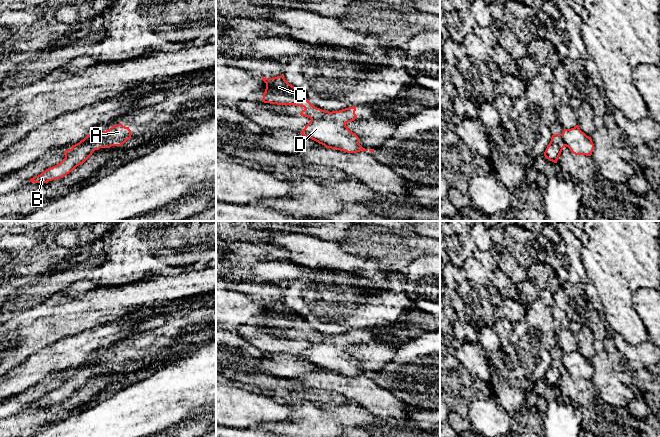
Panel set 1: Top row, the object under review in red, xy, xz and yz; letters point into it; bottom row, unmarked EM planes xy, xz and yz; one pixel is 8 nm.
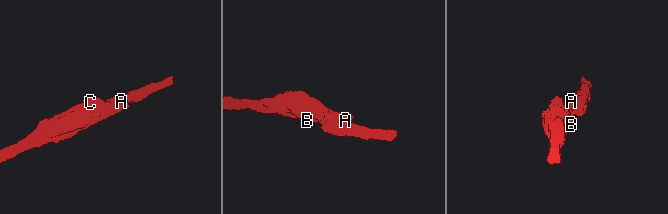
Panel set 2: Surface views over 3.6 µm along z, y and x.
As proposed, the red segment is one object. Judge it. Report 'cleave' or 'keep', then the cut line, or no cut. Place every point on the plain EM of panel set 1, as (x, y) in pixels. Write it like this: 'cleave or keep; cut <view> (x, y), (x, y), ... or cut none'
cleave; cut xz (311, 342), (325, 342), (345, 348)

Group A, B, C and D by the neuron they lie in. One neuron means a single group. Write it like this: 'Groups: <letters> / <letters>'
Groups: A B C / D

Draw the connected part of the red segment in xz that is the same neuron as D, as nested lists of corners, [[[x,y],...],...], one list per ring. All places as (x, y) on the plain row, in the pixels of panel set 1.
[[[311,343],[300,356],[326,372],[336,373],[347,377],[368,375],[359,368],[359,361],[350,355],[346,348],[326,343]]]

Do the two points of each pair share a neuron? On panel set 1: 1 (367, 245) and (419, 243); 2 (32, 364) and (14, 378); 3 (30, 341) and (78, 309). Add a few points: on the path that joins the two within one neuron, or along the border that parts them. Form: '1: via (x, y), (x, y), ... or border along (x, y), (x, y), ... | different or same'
1: via (380, 247), (406, 247) | same
2: via (28, 368), (18, 378) | same
3: via (42, 330), (57, 330), (66, 321) | same

